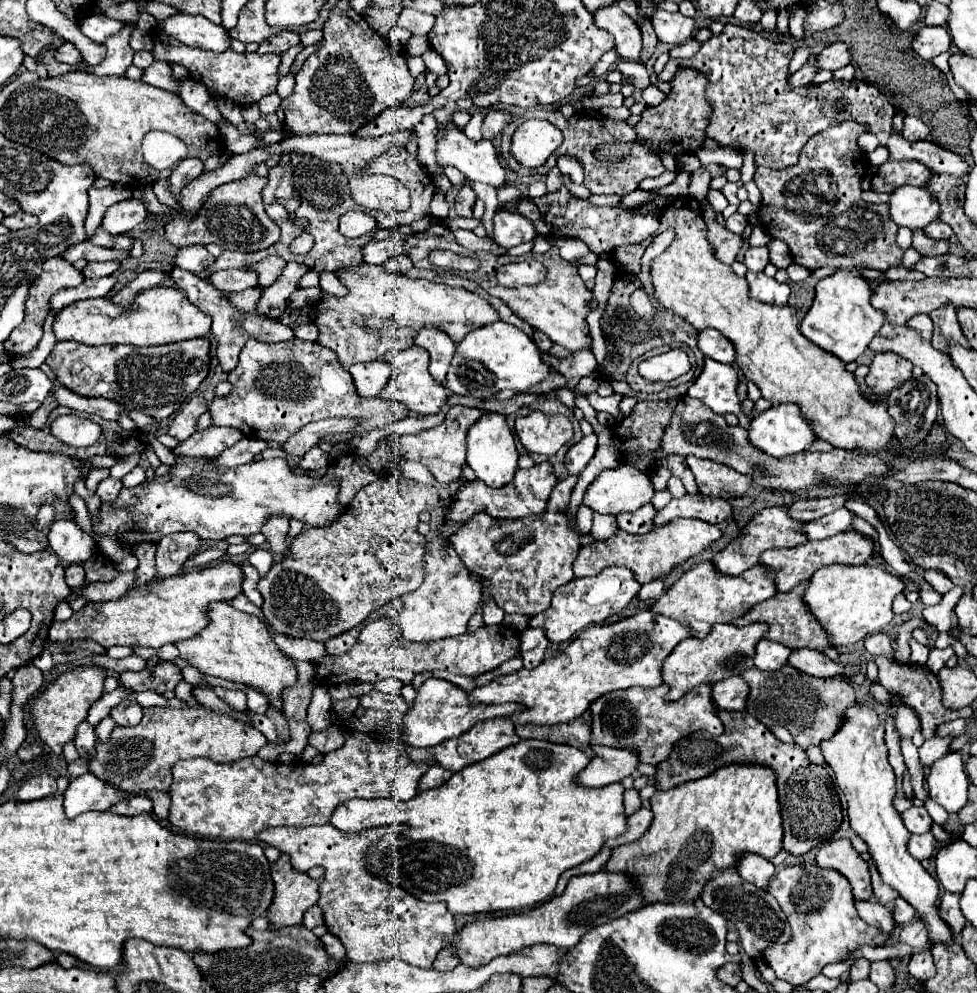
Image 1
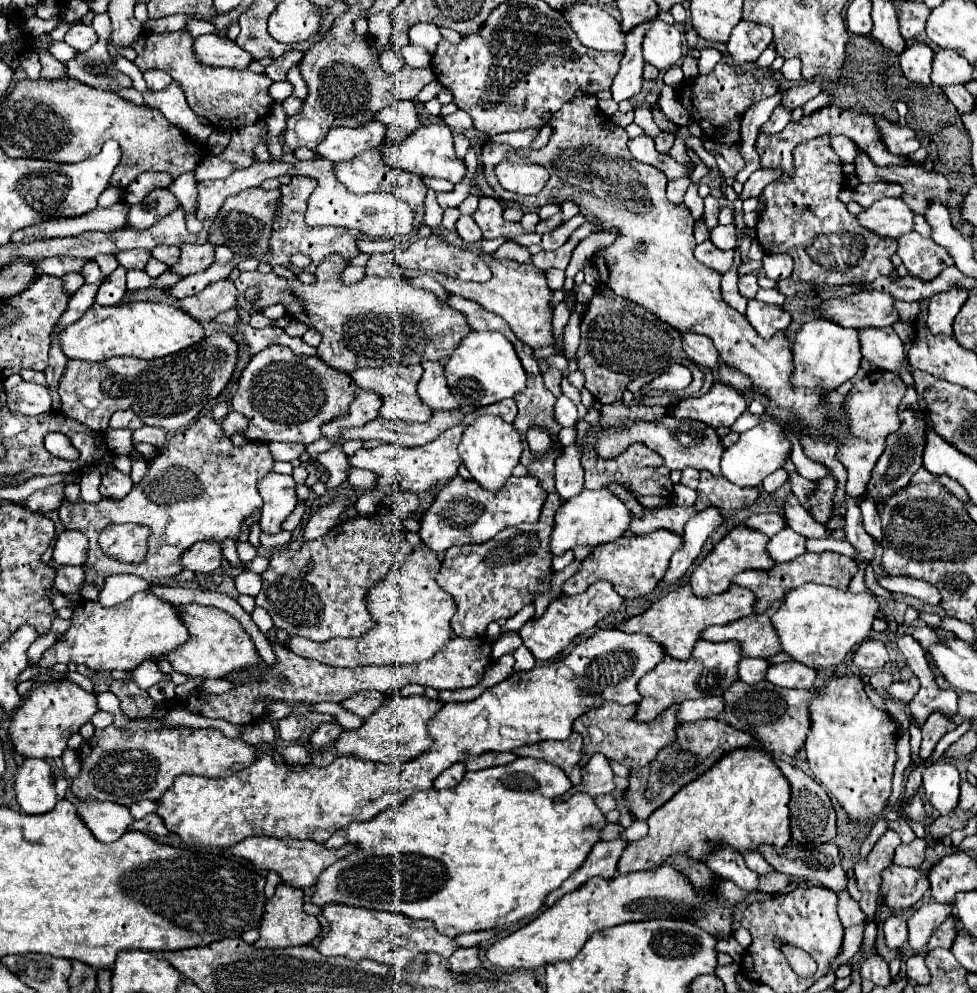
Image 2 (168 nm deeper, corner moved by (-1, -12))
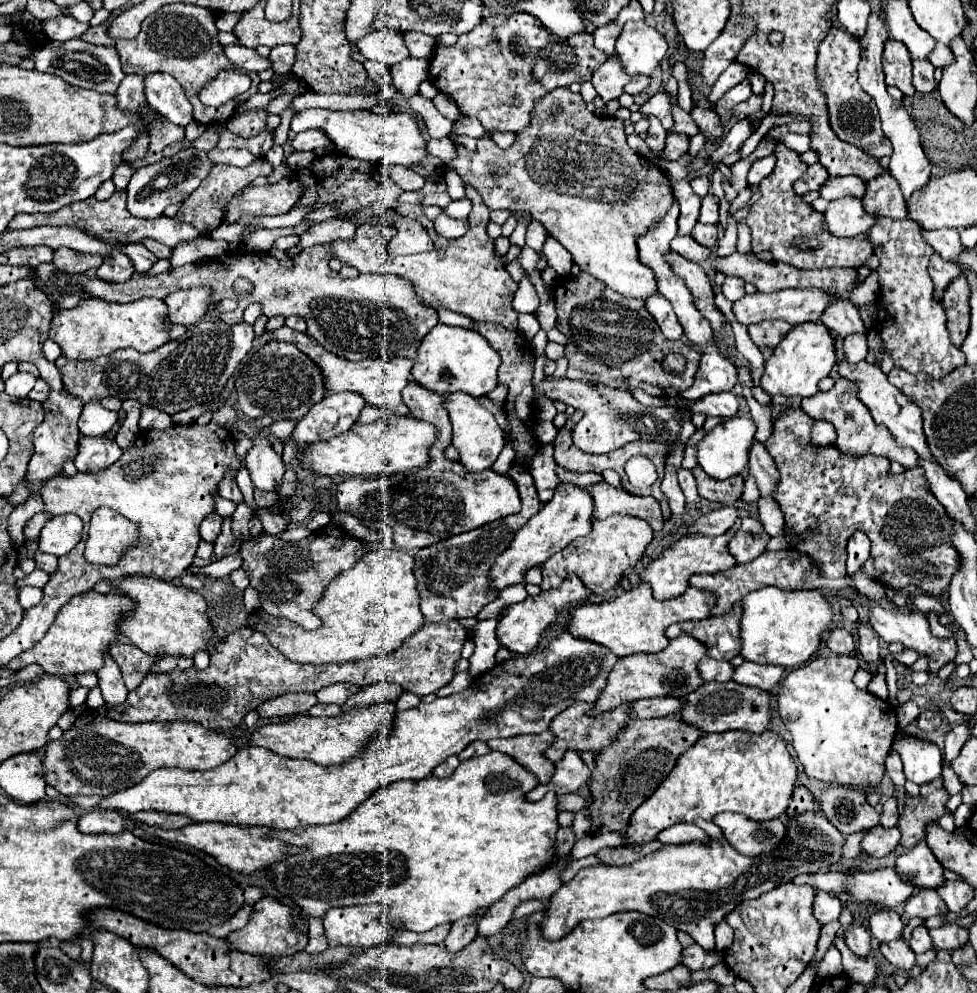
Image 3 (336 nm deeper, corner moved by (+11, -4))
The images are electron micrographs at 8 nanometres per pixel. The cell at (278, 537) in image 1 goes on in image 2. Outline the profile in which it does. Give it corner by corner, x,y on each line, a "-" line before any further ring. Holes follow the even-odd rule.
271,470
263,480
259,480
257,490
263,498
263,512
261,512
261,528
263,532
277,534
281,532
283,520
293,512
297,504
297,492
295,492
295,480
293,476
277,474

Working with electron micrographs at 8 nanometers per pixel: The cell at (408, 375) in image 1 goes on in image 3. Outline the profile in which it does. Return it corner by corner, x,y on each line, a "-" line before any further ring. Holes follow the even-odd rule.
283,326
279,330
273,330
271,336
275,340
297,344
313,362
317,362
317,366
325,374
325,384
327,384
329,392
347,392
347,390
357,392
365,398
365,402
369,406
389,410
389,414
397,414
397,416
409,416
409,408
403,404
401,390
405,388
405,384
411,378
413,360
409,360
409,358
367,358
367,360
361,360
361,362
349,362
349,360
343,360
343,358
327,352
321,344
317,344
311,338
307,342
305,334
299,334
299,332
295,332
287,326

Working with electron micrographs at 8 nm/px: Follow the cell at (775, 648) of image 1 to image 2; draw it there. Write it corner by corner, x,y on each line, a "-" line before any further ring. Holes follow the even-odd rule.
743,658
743,660
739,662
737,676
739,676
739,680
743,680
745,684
755,684
755,682
761,682
761,680
765,678
767,668
769,668
767,660
761,660
761,658

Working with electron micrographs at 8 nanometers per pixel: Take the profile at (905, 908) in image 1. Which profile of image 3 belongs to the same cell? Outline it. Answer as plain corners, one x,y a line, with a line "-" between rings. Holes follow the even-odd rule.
885,908
885,910
877,910
871,918
869,918
869,926
871,926
871,934
879,940
879,942
891,942
897,940
903,932
903,922
899,912

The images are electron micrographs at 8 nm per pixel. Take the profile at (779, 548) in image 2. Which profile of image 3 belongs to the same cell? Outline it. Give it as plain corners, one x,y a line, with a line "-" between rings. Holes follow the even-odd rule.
745,516
737,536
729,544
729,552
737,558
739,564
745,564
767,550
769,538
771,536
763,530
763,524
757,518

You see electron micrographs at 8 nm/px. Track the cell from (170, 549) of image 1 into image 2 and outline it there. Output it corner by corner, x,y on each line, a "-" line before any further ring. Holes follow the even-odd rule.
201,540
183,554
181,564
183,568
193,572
213,572
221,566
221,560
223,560
221,546
215,544
213,540

